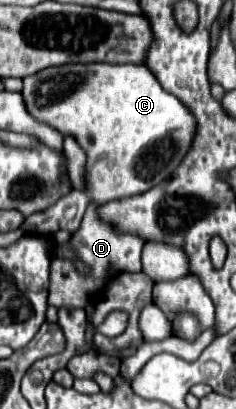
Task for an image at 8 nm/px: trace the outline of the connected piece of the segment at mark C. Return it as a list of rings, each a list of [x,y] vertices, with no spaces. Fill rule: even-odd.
[[[62,64],[40,70],[32,76],[22,78],[22,98],[26,110],[48,126],[54,126],[62,136],[74,136],[74,140],[86,152],[84,166],[84,190],[72,190],[60,200],[56,200],[50,208],[40,214],[30,216],[24,224],[28,232],[50,234],[60,228],[74,234],[80,227],[82,218],[90,202],[110,202],[116,198],[126,198],[134,194],[142,194],[152,186],[166,180],[172,170],[180,164],[184,154],[190,148],[194,138],[196,122],[194,116],[184,104],[168,94],[156,76],[144,64]]]

